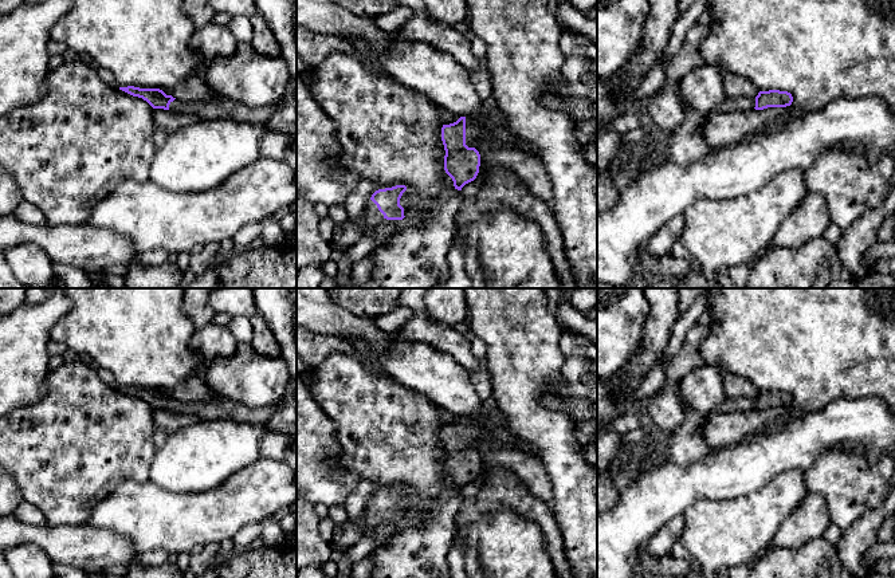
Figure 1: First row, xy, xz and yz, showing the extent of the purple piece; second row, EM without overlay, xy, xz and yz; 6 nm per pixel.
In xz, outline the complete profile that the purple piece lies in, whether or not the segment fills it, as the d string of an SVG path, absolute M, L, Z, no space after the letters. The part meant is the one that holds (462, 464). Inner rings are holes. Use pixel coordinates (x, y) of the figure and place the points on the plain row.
M492 400L484 401L482 412L460 417L456 422L443 425L444 471L458 491L474 481L479 473L479 441L491 437L502 445L533 456L533 449L506 429L503 413Z

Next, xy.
M134 386L119 388L119 390L142 398L153 409L173 410L177 413L193 414L199 421L228 418L235 421L266 424L274 414L276 405L266 408L247 408L228 398L216 398L207 402L181 402L172 396L166 396L160 389L140 389Z

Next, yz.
M769 390L759 392L755 398L739 397L725 398L717 409L719 413L731 413L735 410L764 410L768 408L786 408L793 402L793 397L788 392Z

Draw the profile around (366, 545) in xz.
M365 535L357 544L349 548L349 559L352 565L357 565L365 559L380 544L380 542L369 535Z

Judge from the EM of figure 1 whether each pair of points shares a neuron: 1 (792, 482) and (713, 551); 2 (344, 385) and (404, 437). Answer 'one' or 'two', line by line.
1: one
2: one

